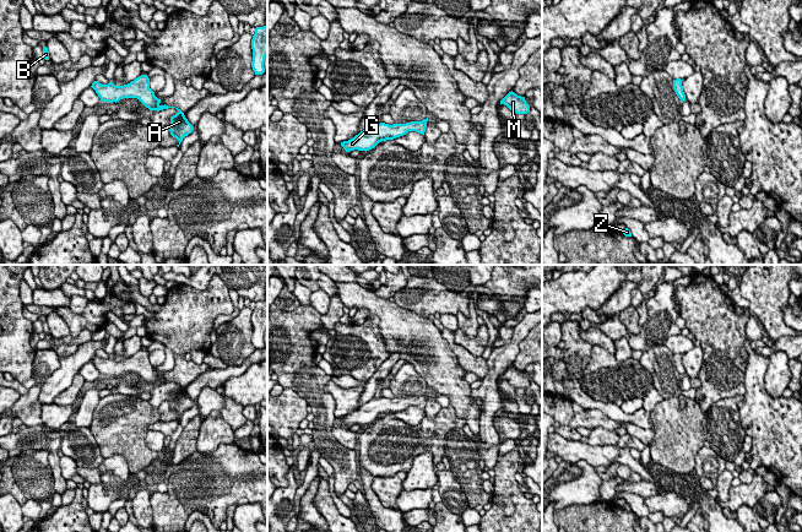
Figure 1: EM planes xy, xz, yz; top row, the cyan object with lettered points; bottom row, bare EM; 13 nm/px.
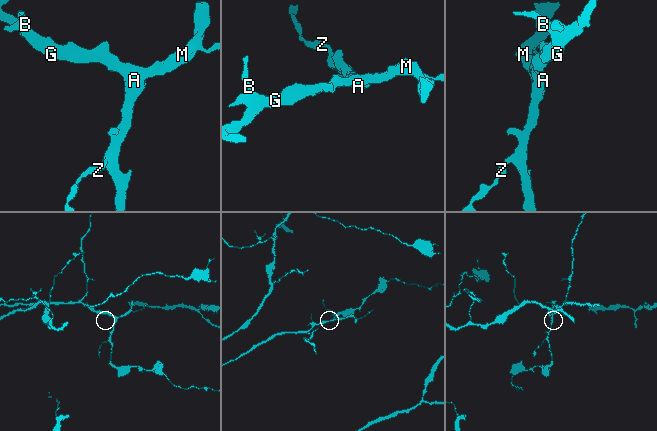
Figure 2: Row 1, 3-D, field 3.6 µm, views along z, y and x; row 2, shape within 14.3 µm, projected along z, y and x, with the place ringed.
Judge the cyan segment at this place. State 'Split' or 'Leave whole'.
Leave whole

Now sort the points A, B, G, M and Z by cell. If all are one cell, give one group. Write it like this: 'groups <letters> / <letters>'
groups A B G M Z

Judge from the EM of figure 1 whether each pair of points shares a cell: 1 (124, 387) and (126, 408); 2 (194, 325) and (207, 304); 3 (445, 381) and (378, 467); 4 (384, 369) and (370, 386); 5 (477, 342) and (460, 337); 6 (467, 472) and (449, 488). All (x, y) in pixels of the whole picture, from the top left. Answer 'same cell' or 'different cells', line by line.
1: different cells
2: same cell
3: different cells
4: same cell
5: same cell
6: different cells

